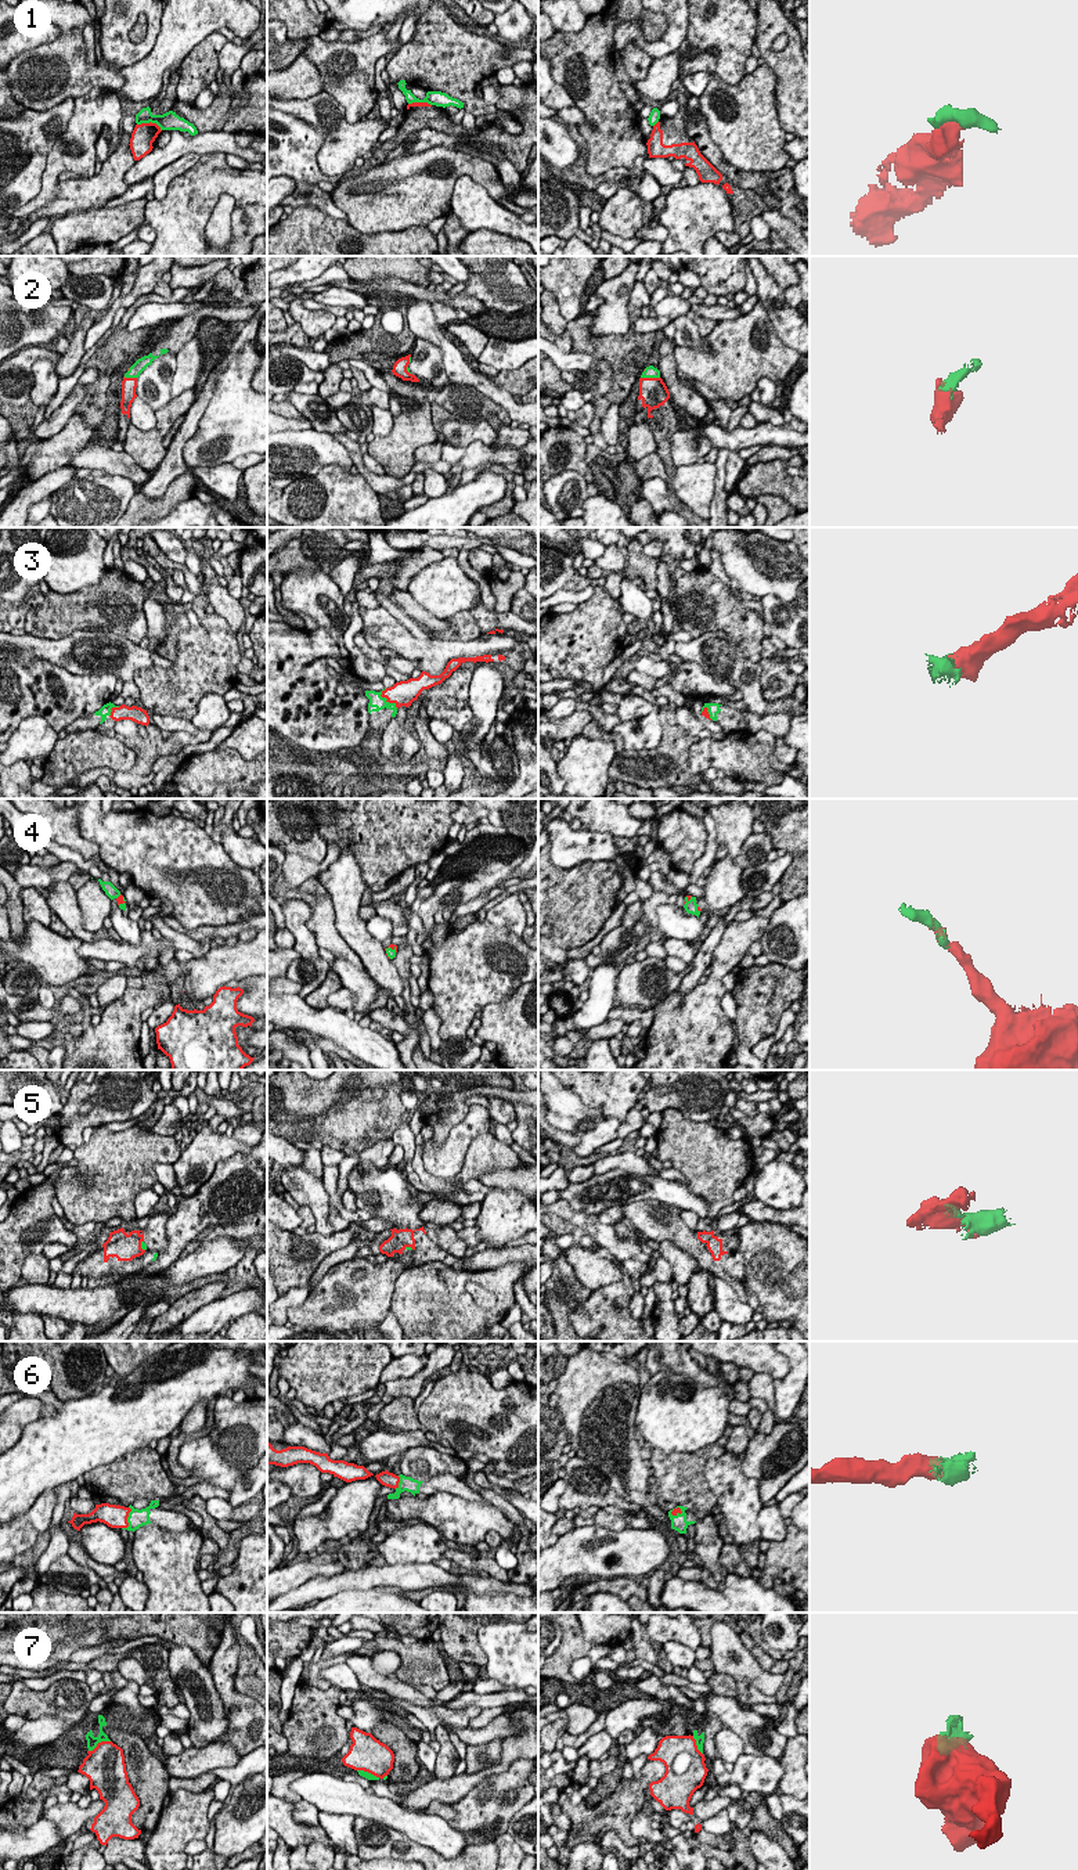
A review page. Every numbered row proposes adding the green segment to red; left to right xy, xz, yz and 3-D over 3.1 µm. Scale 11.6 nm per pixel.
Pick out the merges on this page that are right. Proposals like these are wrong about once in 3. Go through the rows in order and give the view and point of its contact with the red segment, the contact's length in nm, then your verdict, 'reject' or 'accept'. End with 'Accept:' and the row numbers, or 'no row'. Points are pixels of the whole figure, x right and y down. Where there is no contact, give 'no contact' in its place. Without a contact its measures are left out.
1: xy (150, 122) | 300 nm | reject
2: yz (651, 378) | 220 nm | accept
3: xz (386, 698) | 280 nm | accept
4: xz (390, 947) | 150 nm | accept
5: xy (140, 1246) | 130 nm | accept
6: xy (126, 1519) | 280 nm | accept
7: xy (98, 1743) | 280 nm | reject
Accept: 2, 3, 4, 5, 6

